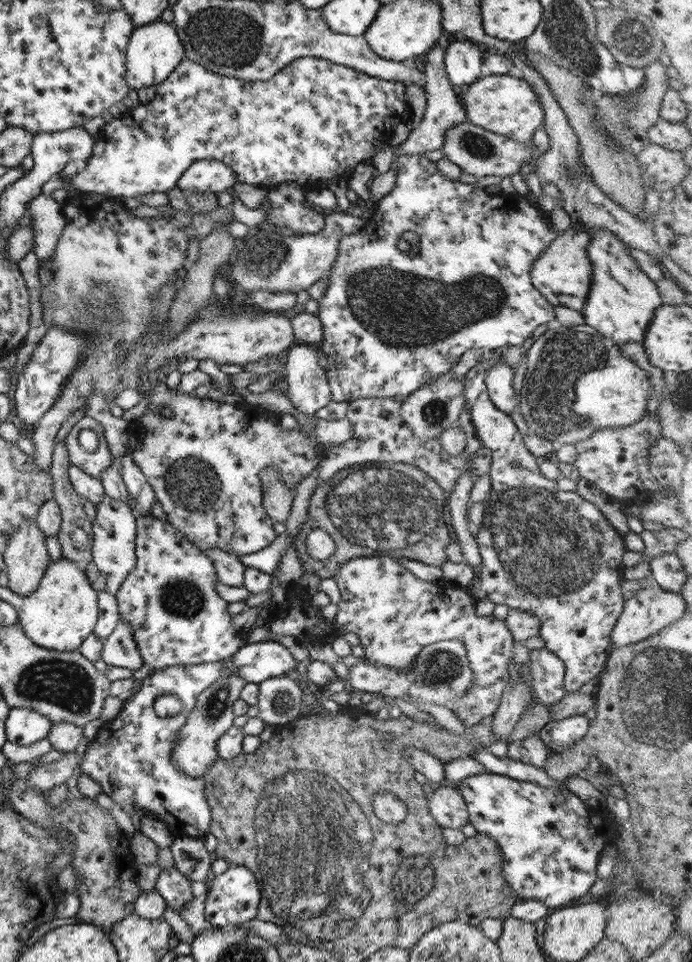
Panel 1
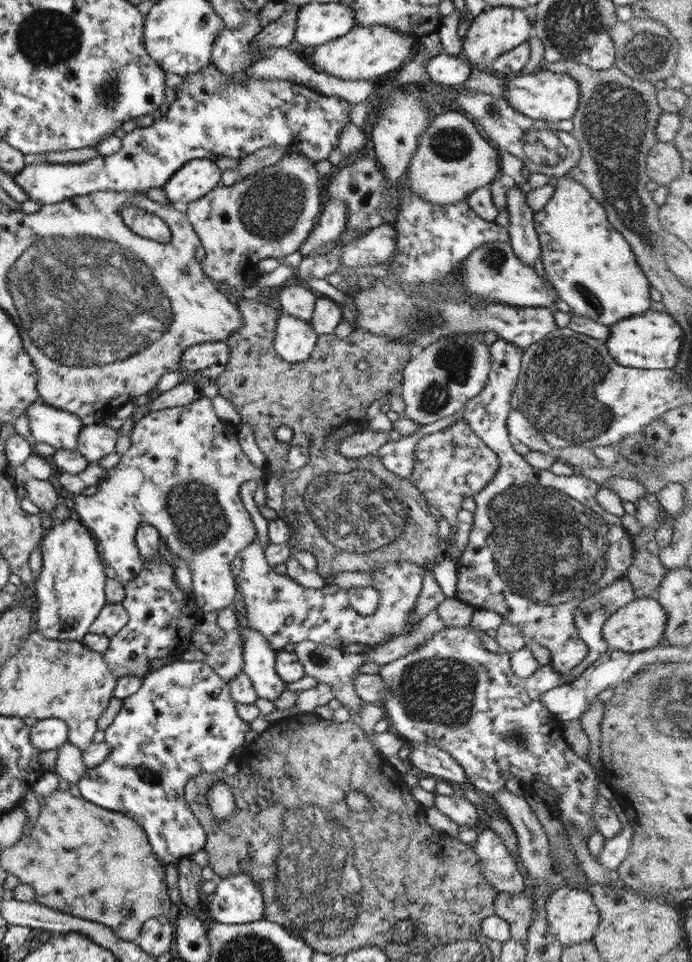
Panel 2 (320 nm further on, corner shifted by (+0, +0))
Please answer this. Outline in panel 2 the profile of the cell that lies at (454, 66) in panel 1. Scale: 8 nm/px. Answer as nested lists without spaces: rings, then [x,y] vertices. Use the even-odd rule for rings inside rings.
[[[438,54],[424,62],[432,82],[443,86],[459,86],[470,75],[472,67],[457,55]]]

